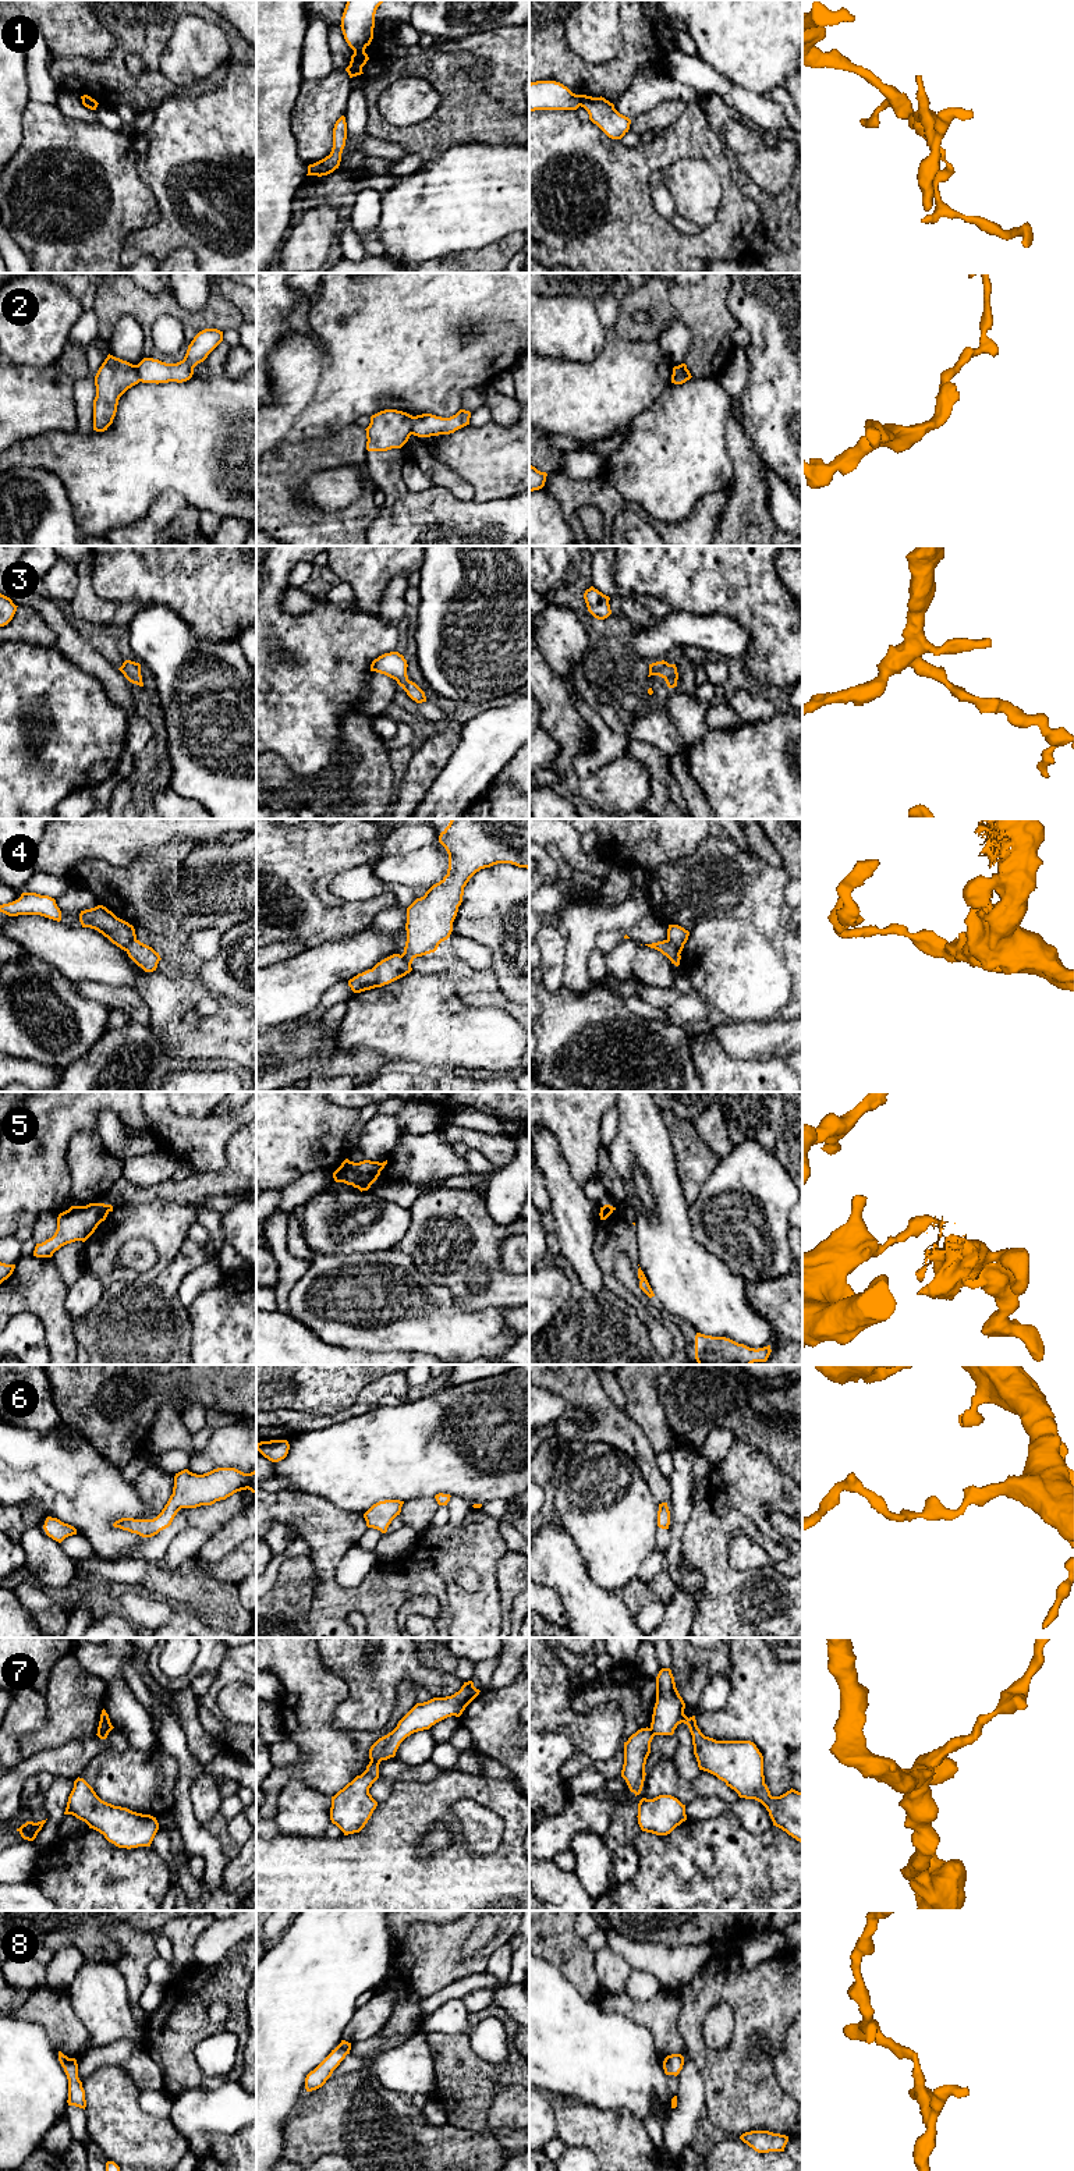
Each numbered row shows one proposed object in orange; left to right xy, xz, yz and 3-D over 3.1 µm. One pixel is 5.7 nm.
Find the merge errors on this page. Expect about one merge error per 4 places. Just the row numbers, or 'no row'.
1, 2, 4, 5, 7

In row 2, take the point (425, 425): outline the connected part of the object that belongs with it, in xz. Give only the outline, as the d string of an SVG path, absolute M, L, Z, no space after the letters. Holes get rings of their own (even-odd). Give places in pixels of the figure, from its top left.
M460 409L450 418L442 418L432 414L414 416L411 433L418 437L430 437L439 434L450 434L469 425L471 412Z

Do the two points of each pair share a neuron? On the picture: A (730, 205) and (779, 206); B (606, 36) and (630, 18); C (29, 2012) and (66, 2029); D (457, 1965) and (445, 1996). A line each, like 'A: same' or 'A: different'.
A: different
B: different
C: same
D: different

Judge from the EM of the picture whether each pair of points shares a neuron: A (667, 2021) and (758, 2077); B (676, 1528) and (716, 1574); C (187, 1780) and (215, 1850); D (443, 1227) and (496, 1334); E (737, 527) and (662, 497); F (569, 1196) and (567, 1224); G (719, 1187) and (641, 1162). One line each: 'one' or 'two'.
A: two
B: two
C: one
D: two
E: two
F: one
G: two

